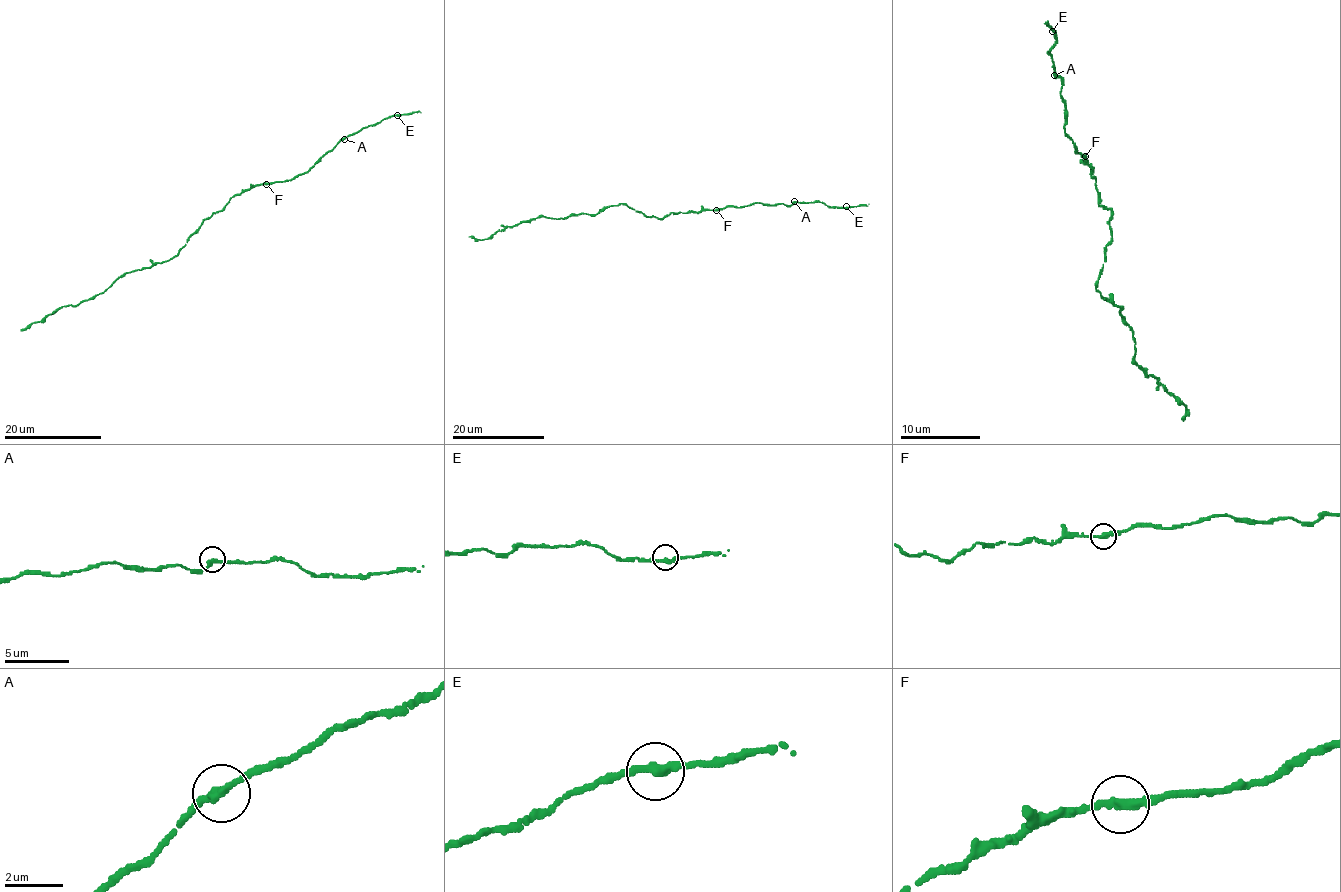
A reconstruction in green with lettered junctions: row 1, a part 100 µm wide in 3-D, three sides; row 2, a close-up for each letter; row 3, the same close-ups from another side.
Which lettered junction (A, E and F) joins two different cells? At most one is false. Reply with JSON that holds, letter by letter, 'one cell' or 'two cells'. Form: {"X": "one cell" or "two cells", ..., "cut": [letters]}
{"A": "one cell", "E": "one cell", "F": "one cell", "cut": []}

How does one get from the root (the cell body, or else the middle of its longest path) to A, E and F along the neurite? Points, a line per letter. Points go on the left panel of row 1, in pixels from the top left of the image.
A: (212, 214), (220, 211), (232, 197), (256, 185), (292, 180), (306, 172), (344, 139)
E: (212, 214), (220, 211), (232, 197), (256, 185), (295, 178), (306, 172), (340, 140), (363, 128), (397, 115)
F: (212, 214), (220, 211), (232, 197), (266, 184)

